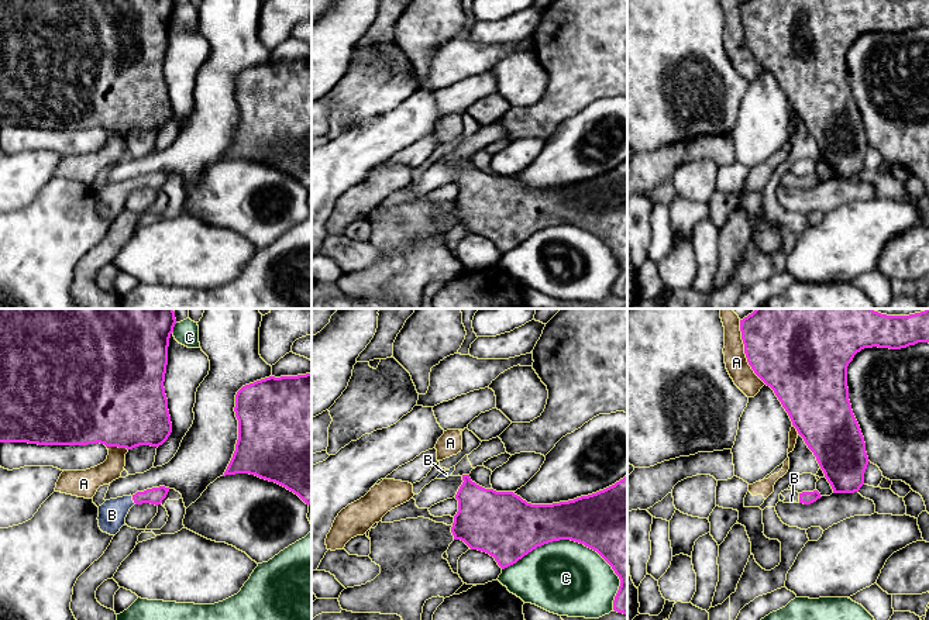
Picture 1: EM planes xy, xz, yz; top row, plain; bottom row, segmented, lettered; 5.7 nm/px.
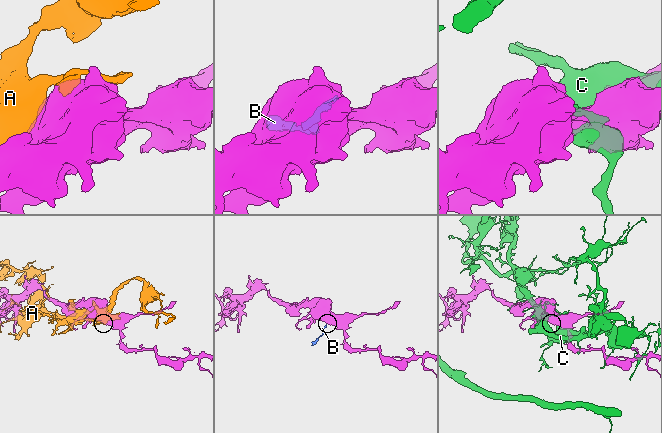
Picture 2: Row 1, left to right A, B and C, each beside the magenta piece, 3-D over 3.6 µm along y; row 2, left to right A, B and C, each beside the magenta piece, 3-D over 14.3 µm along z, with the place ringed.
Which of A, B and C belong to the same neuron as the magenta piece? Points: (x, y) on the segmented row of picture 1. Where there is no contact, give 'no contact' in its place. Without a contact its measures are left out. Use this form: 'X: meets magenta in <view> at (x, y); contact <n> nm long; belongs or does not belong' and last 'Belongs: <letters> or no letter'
A: meets magenta in yz at (745, 352); contact 400 nm long; does not belong
B: meets magenta in xy at (133, 499); contact 50 nm long; belongs
C: meets magenta in xz at (565, 538); contact 700 nm long; does not belong
Belongs: B

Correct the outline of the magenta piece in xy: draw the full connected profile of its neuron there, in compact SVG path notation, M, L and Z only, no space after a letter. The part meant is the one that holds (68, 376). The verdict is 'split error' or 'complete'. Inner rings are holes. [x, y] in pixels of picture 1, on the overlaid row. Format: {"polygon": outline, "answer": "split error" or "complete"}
{"polygon": "M0 309L0 442L159 447L172 433L165 395L173 309Z", "answer": "complete"}

